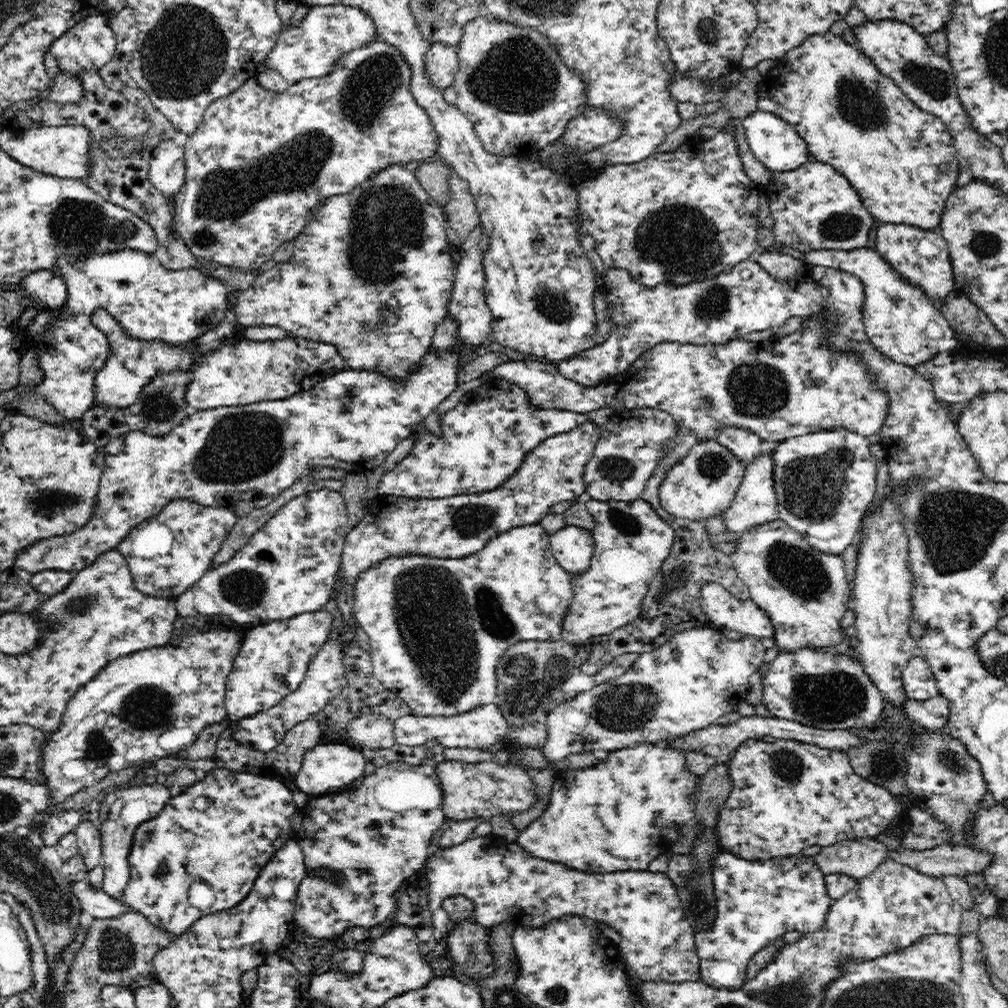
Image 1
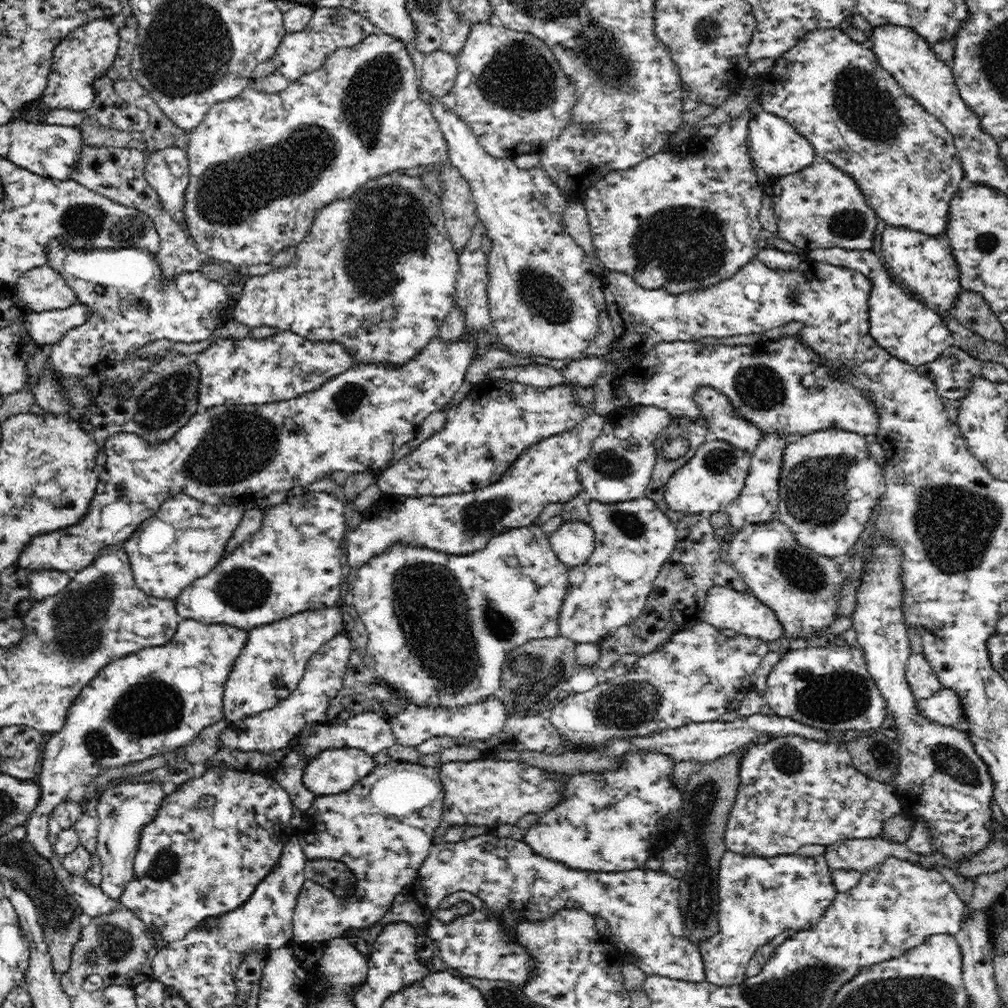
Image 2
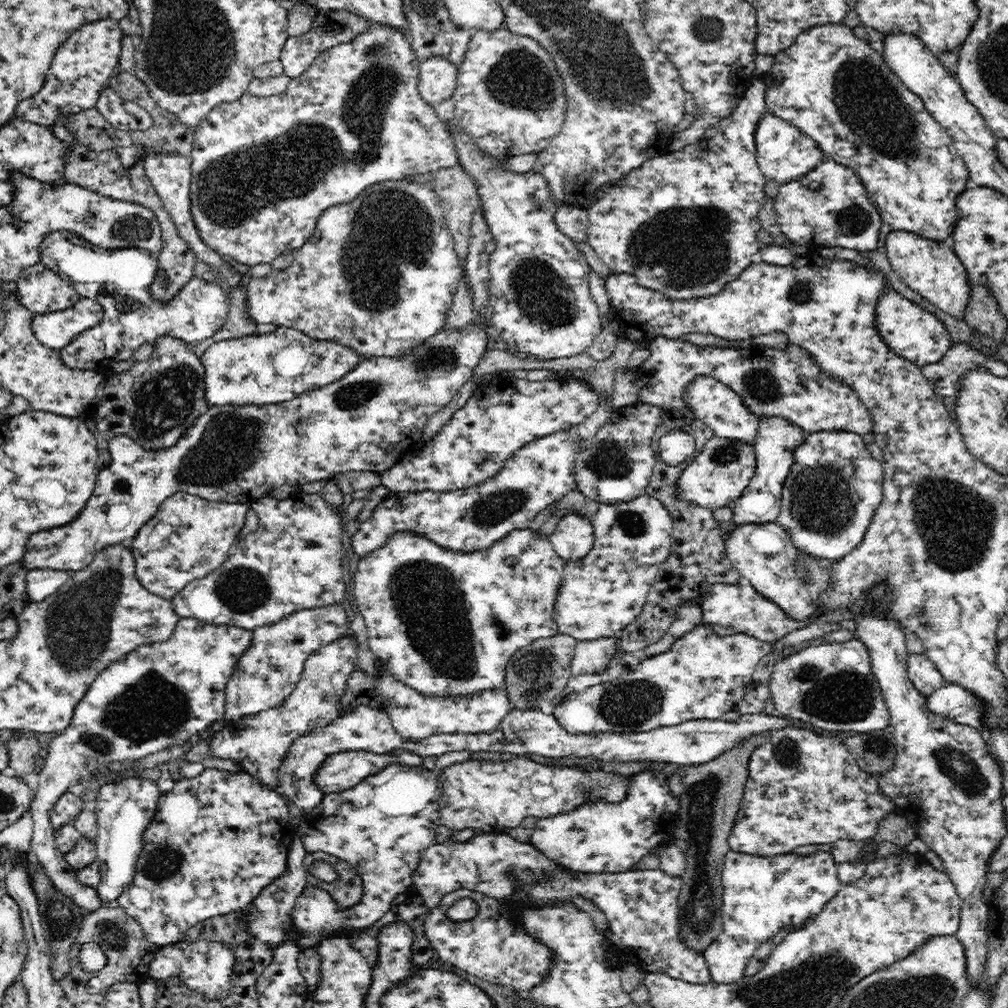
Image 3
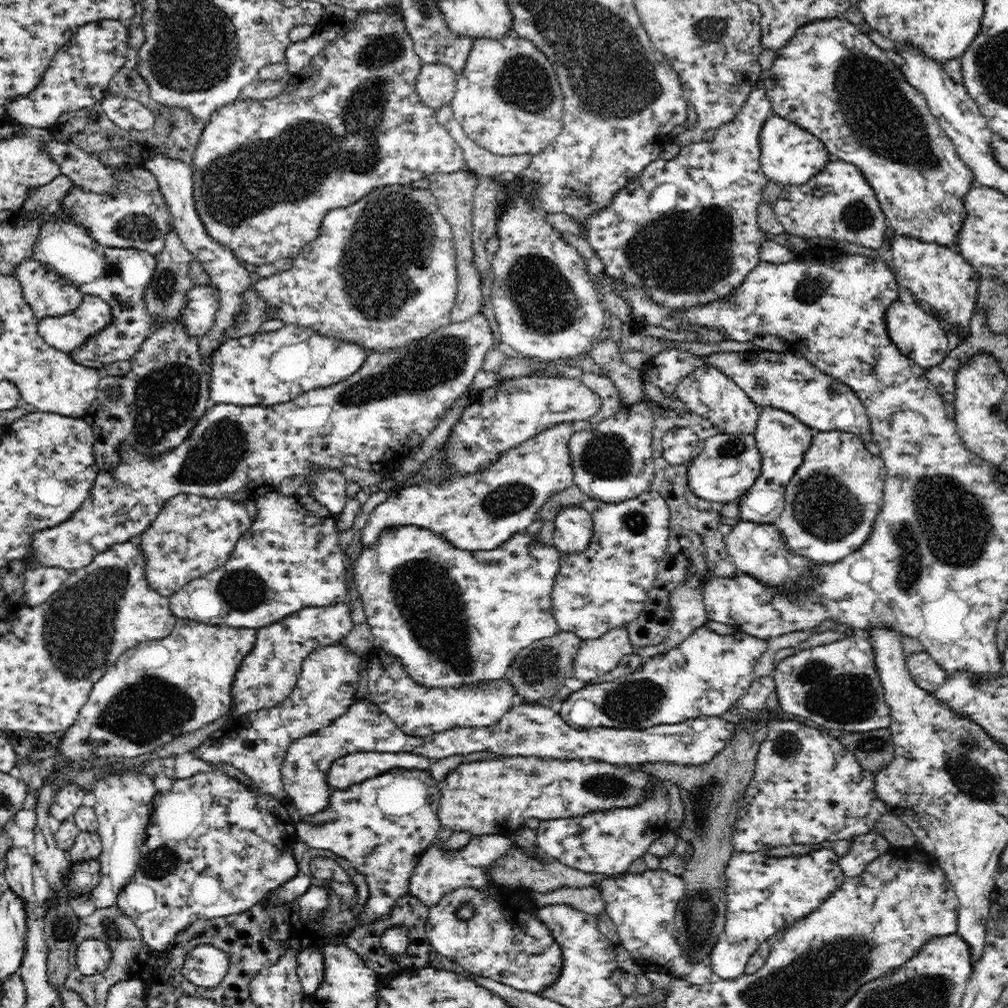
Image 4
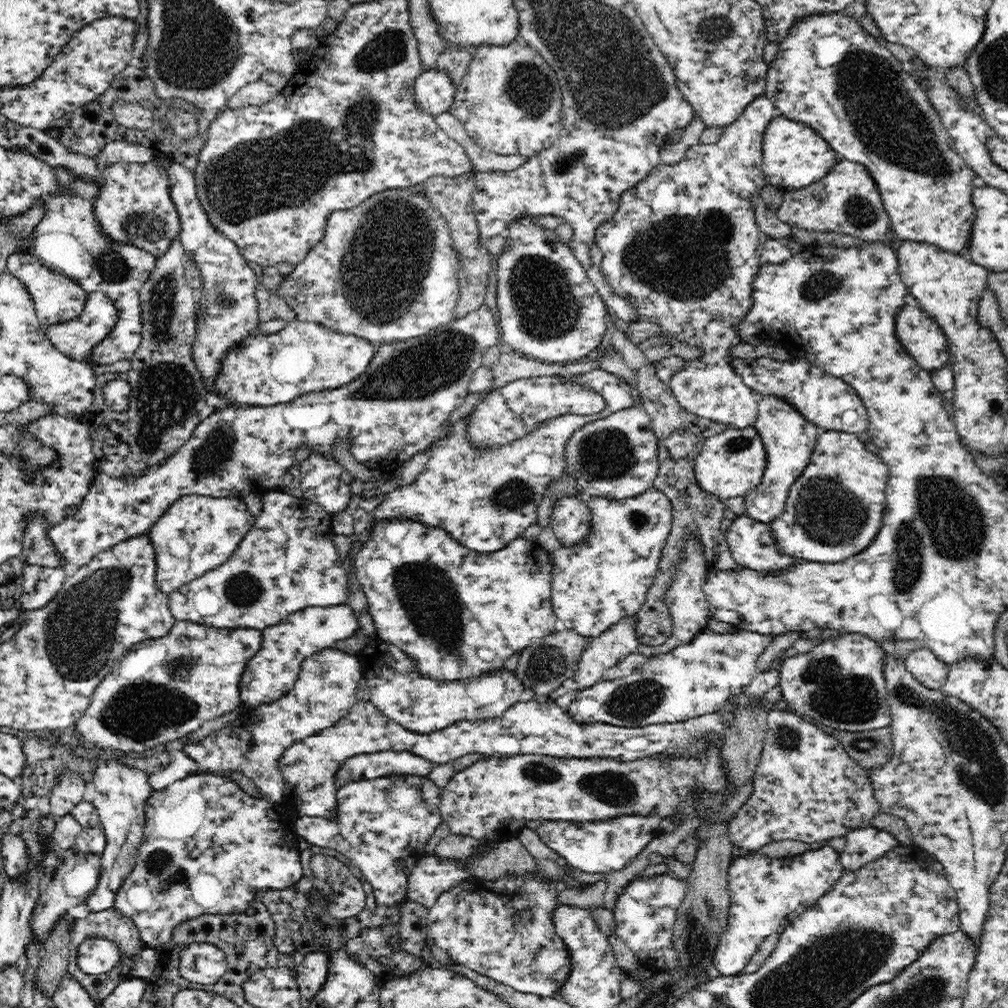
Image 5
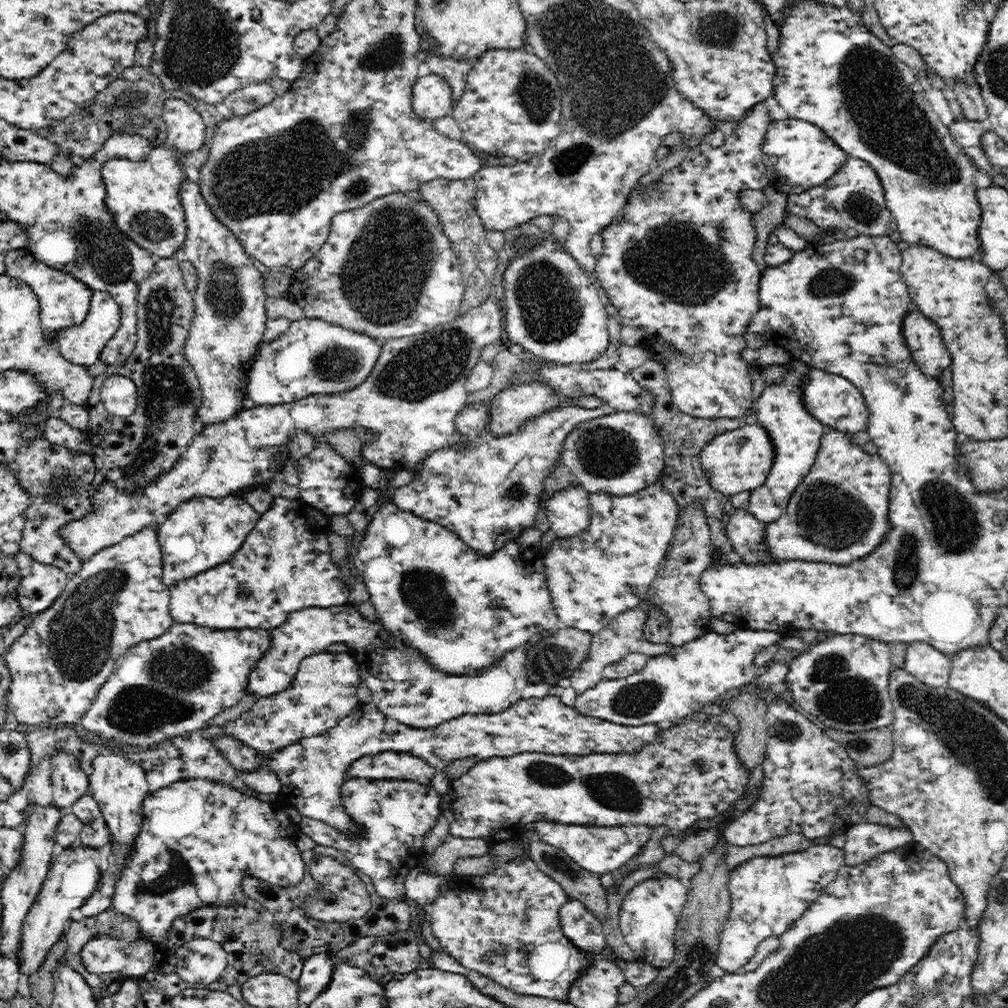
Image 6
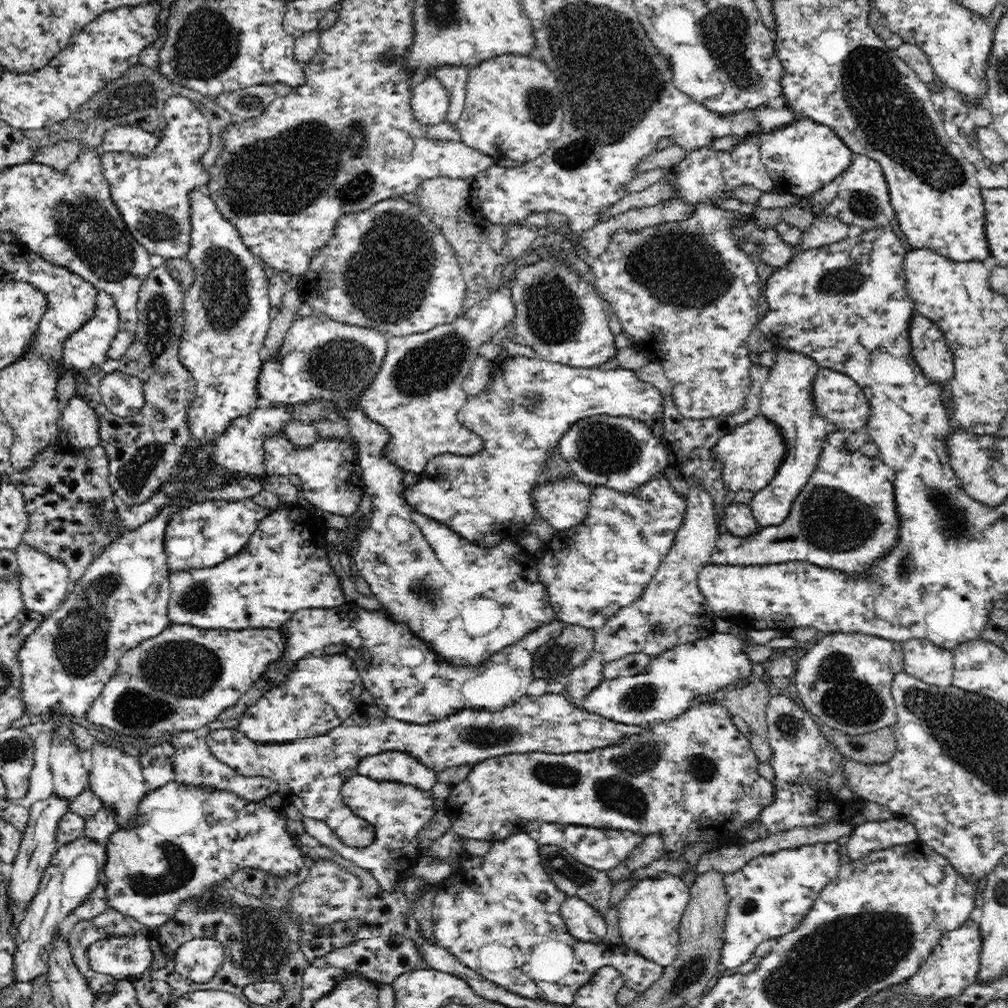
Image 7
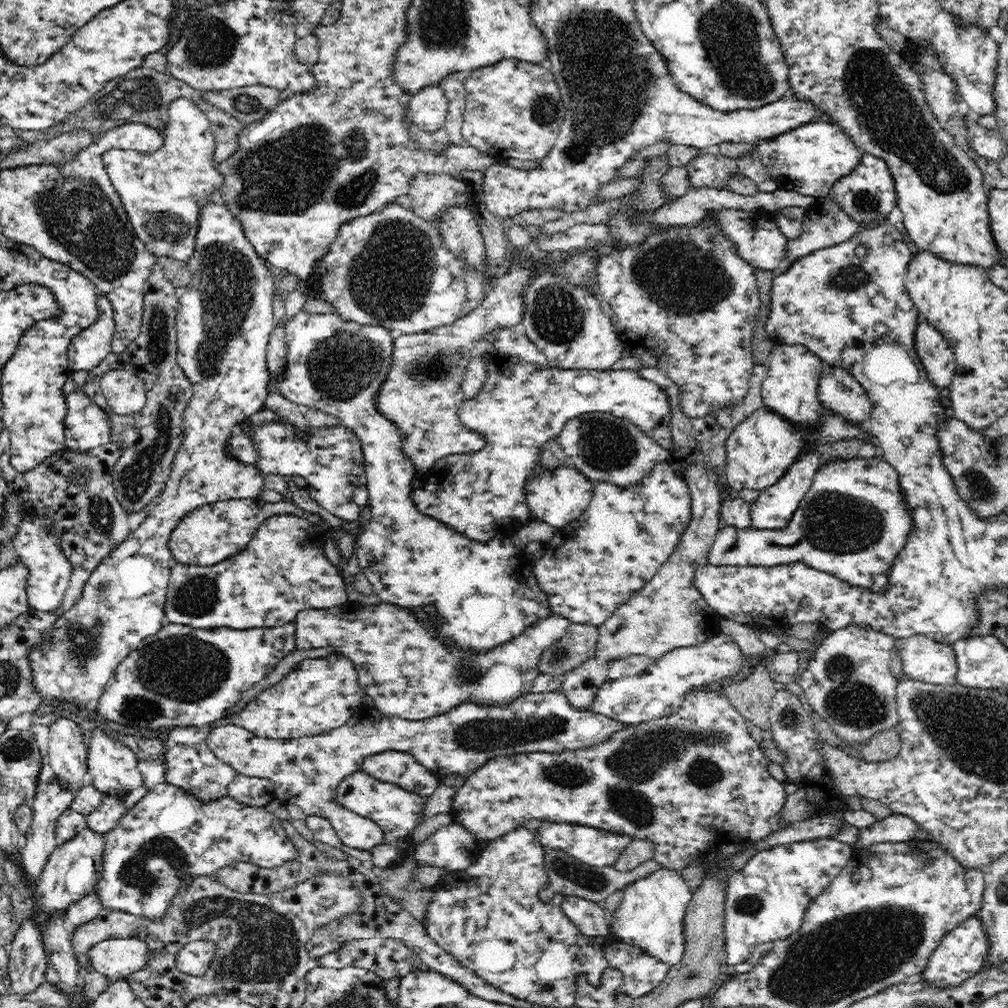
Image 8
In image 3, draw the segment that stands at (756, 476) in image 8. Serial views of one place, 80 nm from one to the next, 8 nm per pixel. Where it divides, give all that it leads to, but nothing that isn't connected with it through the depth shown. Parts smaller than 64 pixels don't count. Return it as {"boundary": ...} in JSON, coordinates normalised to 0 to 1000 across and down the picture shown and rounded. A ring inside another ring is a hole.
{"boundary":[[[708,432],[696,440],[683,459],[674,476],[674,491],[681,496],[688,496],[694,502],[709,505],[726,500],[736,492],[750,470],[751,452],[746,437]]]}

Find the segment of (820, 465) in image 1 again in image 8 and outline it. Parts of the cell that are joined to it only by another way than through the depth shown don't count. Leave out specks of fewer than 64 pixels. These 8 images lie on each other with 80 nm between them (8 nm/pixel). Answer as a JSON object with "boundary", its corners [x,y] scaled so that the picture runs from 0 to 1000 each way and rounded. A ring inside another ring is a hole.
{"boundary":[[[872,449],[862,455],[831,457],[813,464],[781,525],[755,527],[746,522],[732,524],[716,521],[700,548],[700,558],[708,562],[800,561],[858,588],[877,590],[885,585],[885,564],[900,543],[901,535],[908,524],[908,509],[904,506],[904,499],[900,497],[900,487],[894,484],[893,471],[880,454]]]}

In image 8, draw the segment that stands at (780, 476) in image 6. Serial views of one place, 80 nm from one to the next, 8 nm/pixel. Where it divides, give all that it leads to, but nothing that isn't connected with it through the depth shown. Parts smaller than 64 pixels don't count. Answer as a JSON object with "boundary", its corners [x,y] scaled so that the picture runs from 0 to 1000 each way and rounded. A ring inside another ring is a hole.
{"boundary":[[[798,340],[769,341],[760,360],[761,374],[755,389],[759,402],[789,416],[789,419],[810,419],[816,405],[813,396],[813,379],[817,362],[815,354]],[[804,449],[792,458],[772,481],[758,485],[752,496],[749,496],[744,501],[744,518],[745,522],[752,526],[773,527],[781,525],[785,520],[786,513],[793,505],[795,496],[798,491],[805,485],[806,479],[809,477],[809,472],[813,464],[812,464],[812,449]]]}

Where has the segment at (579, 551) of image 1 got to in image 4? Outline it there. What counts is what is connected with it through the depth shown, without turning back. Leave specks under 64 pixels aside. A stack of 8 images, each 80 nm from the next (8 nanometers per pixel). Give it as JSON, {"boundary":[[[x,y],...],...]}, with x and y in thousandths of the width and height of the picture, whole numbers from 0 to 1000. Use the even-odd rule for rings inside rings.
{"boundary":[[[560,502],[549,516],[549,536],[554,546],[573,547],[583,542],[587,534],[588,516],[577,502]]]}

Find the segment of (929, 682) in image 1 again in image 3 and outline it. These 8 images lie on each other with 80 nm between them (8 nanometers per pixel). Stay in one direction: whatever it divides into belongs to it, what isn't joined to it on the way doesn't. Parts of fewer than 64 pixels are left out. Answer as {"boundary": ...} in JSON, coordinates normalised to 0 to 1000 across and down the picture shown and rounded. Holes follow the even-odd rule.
{"boundary":[[[918,648],[902,649],[899,663],[908,682],[920,691],[938,680],[936,669]]]}

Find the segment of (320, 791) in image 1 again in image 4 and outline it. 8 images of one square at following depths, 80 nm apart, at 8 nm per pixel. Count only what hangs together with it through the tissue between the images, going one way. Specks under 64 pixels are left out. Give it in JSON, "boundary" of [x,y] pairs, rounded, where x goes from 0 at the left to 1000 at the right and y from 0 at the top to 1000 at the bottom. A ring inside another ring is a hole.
{"boundary":[[[353,746],[329,759],[325,776],[332,784],[341,783],[390,764],[423,765],[427,760],[425,752],[409,746]]]}

